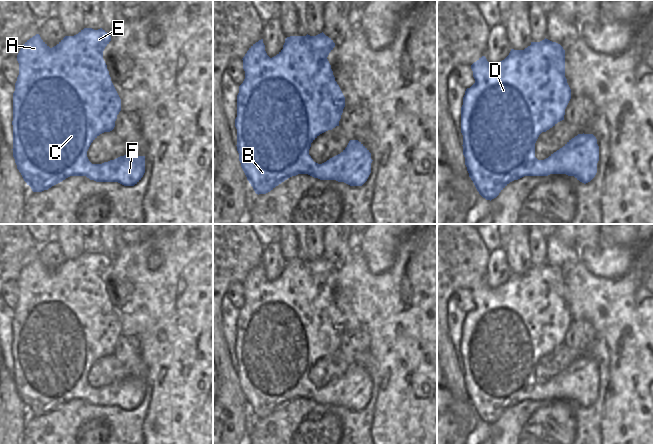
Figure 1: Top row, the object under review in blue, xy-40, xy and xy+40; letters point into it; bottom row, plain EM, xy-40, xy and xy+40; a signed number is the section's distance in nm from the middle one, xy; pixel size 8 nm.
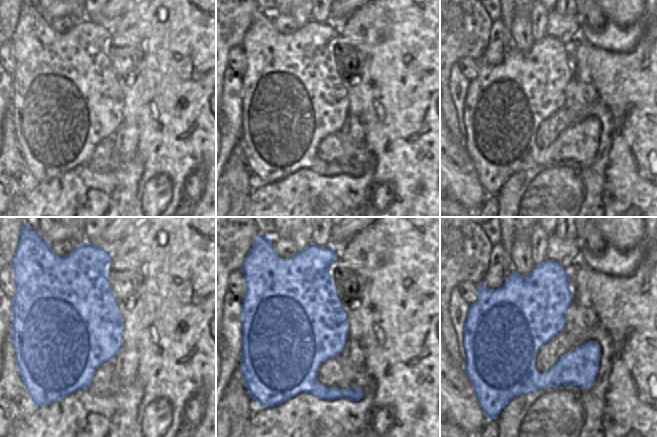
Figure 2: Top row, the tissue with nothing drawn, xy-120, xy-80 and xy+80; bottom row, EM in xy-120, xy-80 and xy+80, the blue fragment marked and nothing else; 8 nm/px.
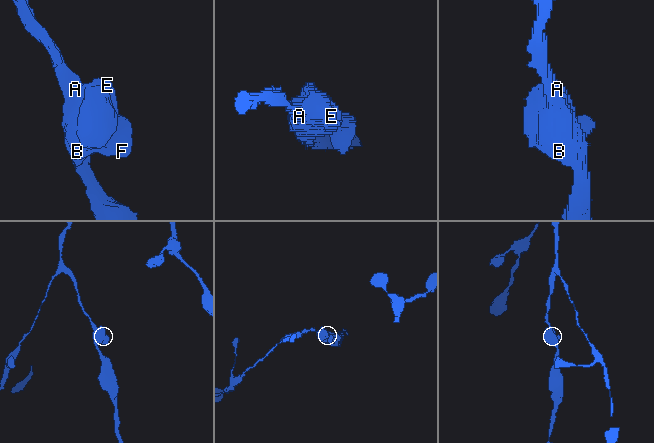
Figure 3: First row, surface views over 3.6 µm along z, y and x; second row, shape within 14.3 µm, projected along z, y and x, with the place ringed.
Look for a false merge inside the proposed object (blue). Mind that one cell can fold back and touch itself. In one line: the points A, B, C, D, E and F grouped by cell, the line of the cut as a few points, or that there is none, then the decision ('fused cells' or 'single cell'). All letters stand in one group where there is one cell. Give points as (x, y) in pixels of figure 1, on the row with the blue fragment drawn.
groups A B C D E F; cut none; single cell

